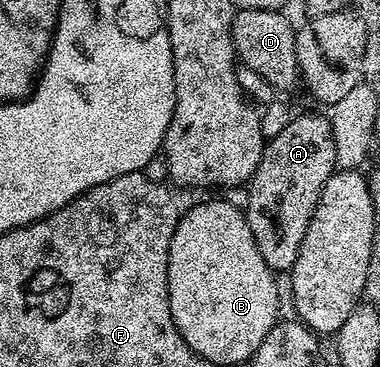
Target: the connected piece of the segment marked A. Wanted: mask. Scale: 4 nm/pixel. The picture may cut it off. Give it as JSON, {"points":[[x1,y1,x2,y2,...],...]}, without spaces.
{"points":[[319,113,292,116,289,127,264,144,261,163,257,163,257,171,245,189,245,212,249,231,257,239,257,251,261,251,265,263,276,274,286,274,297,263,301,239,305,239,321,191,336,169,330,116,322,117]]}

